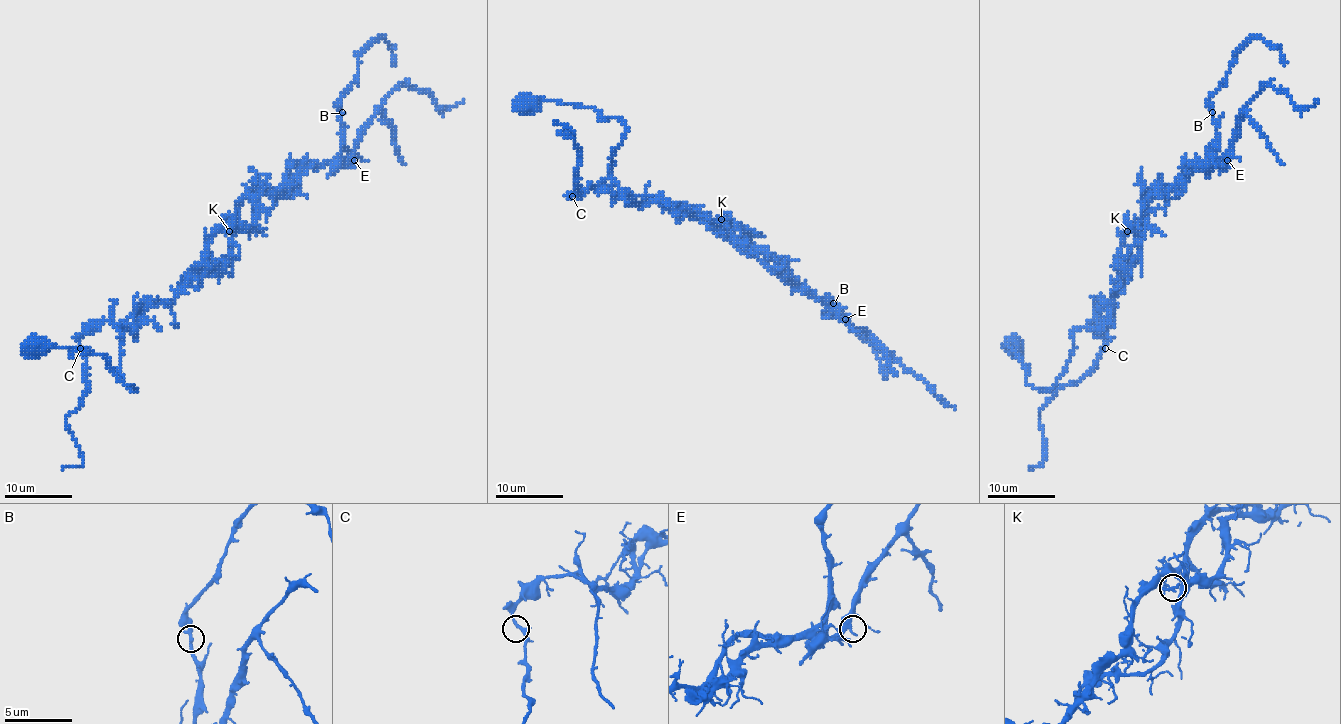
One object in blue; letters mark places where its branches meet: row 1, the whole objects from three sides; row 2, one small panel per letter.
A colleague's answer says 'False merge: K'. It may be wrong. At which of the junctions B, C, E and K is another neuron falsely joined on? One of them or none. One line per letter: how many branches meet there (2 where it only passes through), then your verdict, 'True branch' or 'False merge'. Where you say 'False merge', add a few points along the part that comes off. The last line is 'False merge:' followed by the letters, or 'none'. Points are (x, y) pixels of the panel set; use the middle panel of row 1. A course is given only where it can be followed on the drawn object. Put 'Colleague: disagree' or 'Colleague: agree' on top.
Colleague: agree
B: Branches: 2. True branch
C: Branches: 2. True branch
E: Branches: 2. True branch
K: Branches: 2. False merge. Course of the part to remove: (721, 218), (635, 205), (606, 179), (570, 196), (575, 140), (553, 122)
False merge: K

